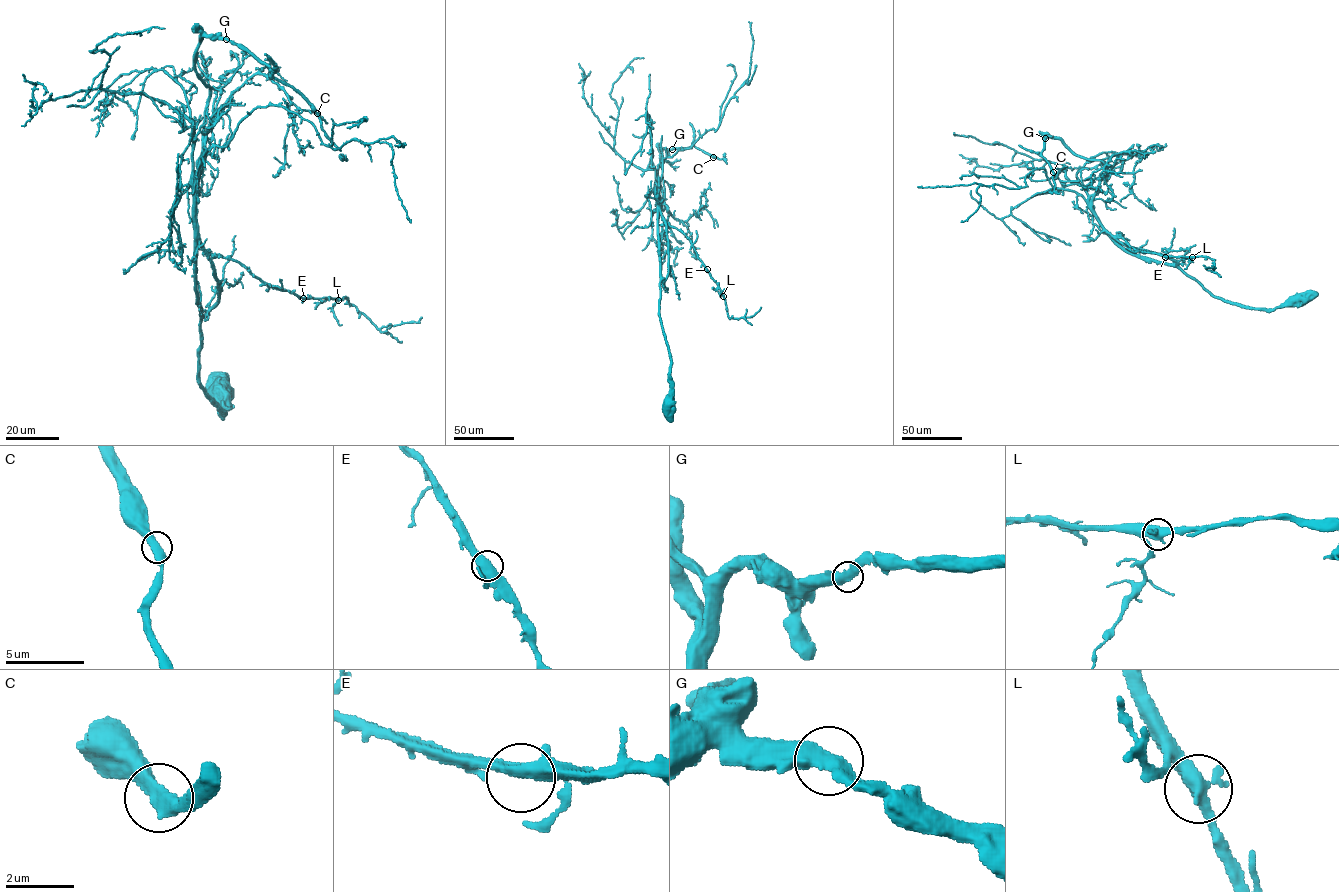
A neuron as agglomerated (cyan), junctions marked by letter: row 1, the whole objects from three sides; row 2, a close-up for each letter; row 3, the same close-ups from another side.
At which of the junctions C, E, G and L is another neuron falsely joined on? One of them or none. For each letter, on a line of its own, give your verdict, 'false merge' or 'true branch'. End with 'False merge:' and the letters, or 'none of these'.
C: true branch
E: true branch
G: true branch
L: true branch
False merge: none of these

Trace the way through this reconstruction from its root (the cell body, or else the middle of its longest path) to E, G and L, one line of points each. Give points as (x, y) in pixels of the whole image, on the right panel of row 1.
E: (1290, 303), (1260, 309), (1222, 300), (1187, 275), (1175, 260), (1131, 248), (1117, 239), (1137, 250), (1165, 257)
G: (1290, 303), (1270, 309), (1232, 304), (1179, 268), (1127, 253), (1092, 208), (1106, 165), (1045, 138)
L: (1290, 303), (1260, 309), (1222, 300), (1187, 275), (1175, 260), (1131, 248), (1117, 239), (1137, 250), (1192, 257)

